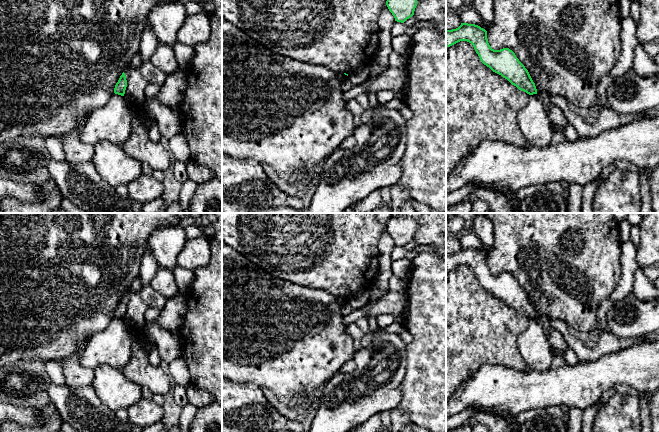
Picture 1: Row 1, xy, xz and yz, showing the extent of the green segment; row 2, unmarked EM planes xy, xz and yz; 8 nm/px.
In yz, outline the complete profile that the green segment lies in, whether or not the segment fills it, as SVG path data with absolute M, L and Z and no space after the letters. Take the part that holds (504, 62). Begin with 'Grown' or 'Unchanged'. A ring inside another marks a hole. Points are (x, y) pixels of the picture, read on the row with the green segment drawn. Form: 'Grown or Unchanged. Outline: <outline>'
Unchanged. Outline: M461 23L456 29L446 30L446 47L460 41L471 43L484 65L507 79L519 90L529 95L537 94L535 83L515 53L509 48L492 49L485 29L475 24Z

